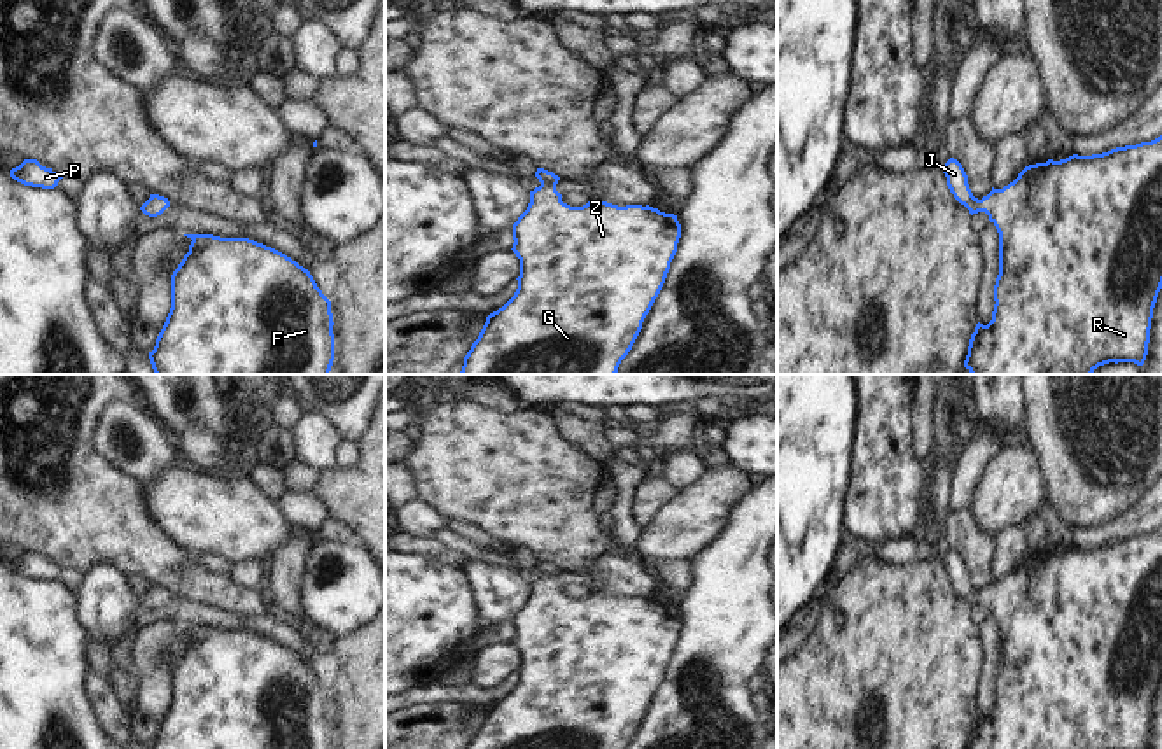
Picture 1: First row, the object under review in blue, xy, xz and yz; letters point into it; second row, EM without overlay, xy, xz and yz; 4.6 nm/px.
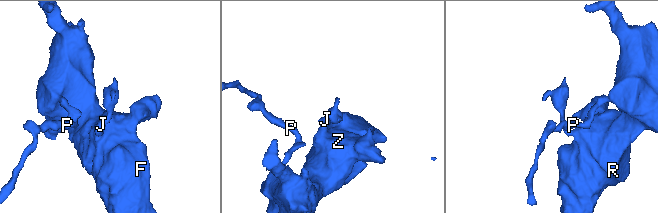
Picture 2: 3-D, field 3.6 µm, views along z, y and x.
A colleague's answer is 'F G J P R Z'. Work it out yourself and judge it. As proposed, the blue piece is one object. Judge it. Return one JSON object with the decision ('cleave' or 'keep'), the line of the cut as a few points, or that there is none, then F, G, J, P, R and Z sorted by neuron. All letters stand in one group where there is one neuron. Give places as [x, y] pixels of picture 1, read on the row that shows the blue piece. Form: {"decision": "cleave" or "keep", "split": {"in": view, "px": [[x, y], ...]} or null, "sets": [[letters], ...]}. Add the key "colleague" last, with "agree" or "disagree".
{"decision": "keep", "split": null, "sets": [["F", "G", "J", "P", "R", "Z"]], "colleague": "agree"}

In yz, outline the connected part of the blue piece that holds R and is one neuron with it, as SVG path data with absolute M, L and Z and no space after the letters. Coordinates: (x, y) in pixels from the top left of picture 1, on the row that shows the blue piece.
M1162 135L1152 142L1116 147L1102 154L1073 154L1060 161L1048 159L1046 163L1029 164L1013 182L1003 189L992 187L982 200L973 196L968 175L957 159L950 158L942 170L954 198L964 205L971 215L985 212L999 233L999 275L994 285L996 304L992 320L987 326L978 322L971 334L964 360L964 368L971 374L1092 374L1099 366L1110 362L1144 364L1153 308L1162 289Z

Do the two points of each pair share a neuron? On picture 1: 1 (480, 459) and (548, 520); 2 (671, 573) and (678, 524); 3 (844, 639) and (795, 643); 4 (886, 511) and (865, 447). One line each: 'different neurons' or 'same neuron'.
1: same neuron
2: different neurons
3: different neurons
4: same neuron

